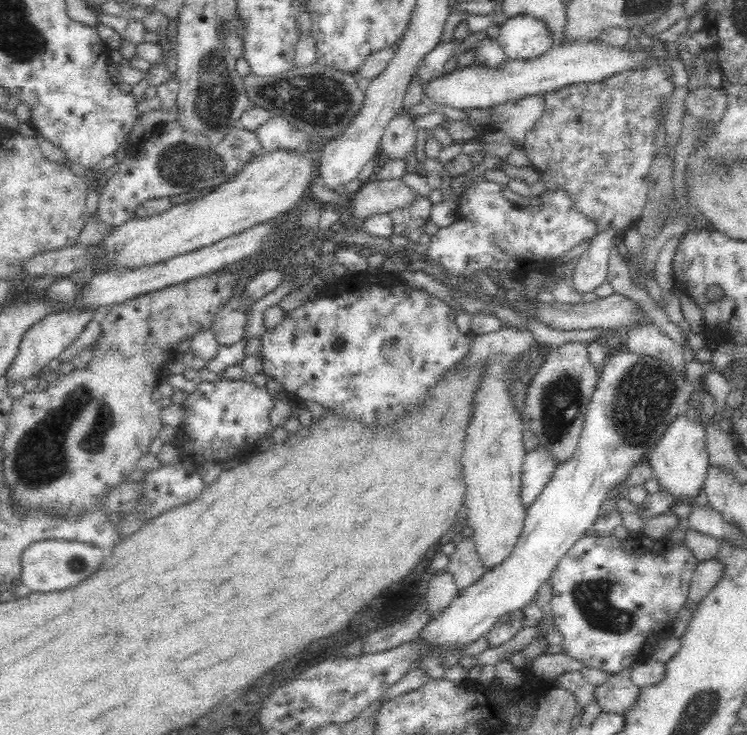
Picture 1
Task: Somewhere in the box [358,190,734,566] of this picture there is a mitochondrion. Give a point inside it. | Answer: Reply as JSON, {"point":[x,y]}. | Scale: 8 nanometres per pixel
{"point":[645,394]}

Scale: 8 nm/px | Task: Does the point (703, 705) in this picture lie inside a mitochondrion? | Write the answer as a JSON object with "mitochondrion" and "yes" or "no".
{"mitochondrion":"yes"}

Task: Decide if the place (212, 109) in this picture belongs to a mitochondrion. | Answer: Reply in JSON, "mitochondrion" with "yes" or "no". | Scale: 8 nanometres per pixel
{"mitochondrion":"yes"}

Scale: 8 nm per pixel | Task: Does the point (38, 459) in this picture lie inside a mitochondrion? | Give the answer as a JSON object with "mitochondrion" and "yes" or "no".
{"mitochondrion":"yes"}

